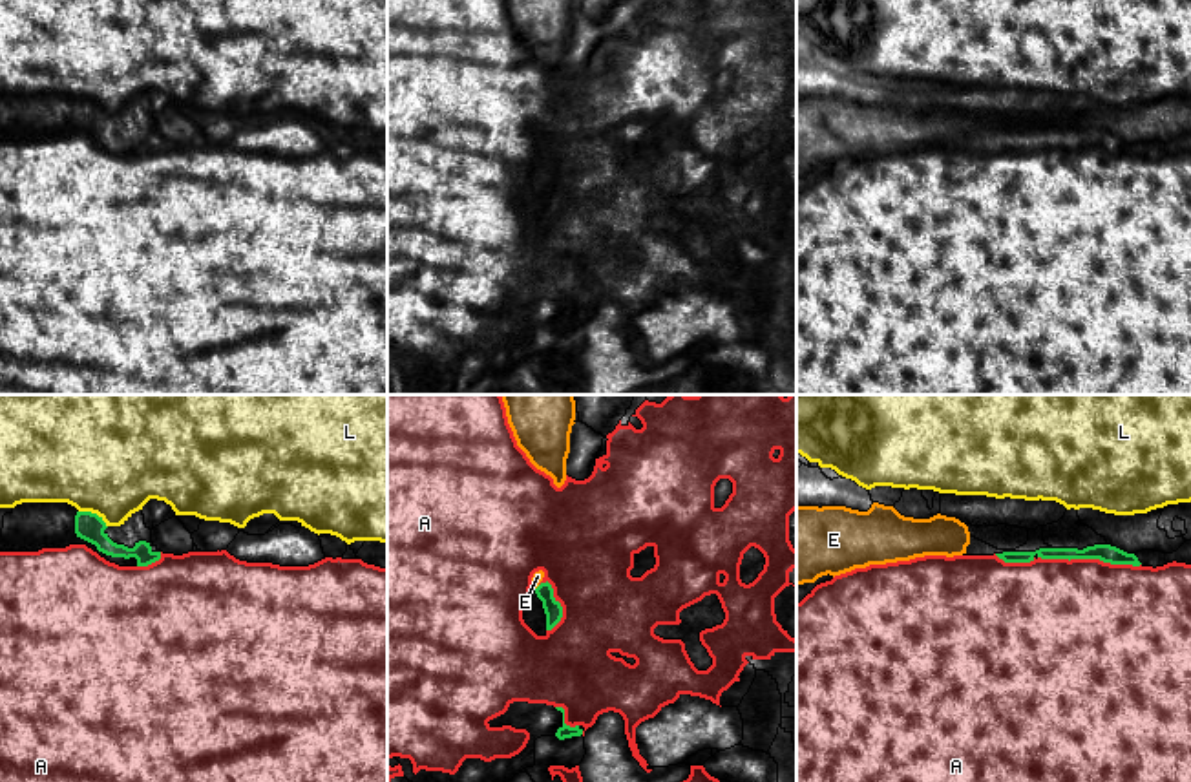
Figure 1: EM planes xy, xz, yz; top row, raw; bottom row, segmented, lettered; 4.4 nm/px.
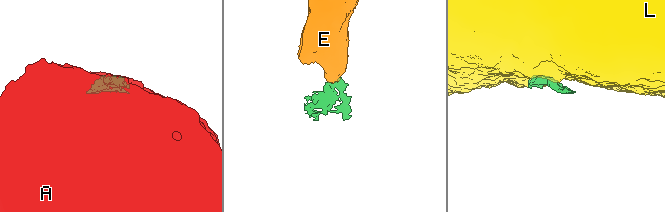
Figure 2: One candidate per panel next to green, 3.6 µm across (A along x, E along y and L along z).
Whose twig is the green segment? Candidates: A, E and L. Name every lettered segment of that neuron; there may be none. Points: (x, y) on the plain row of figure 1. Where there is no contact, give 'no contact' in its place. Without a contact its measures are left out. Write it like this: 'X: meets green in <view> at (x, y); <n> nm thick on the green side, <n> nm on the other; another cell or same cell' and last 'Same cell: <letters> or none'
A: meets green in yz at (1089, 148); 80 nm thick on the green side, 500 nm on the other; another cell
E: meets green in xz at (537, 178); 80 nm thick on the green side, 50 nm on the other; same cell
L: meets green in xy at (94, 105); 120 nm thick on the green side, 460 nm on the other; another cell
Same cell: E

